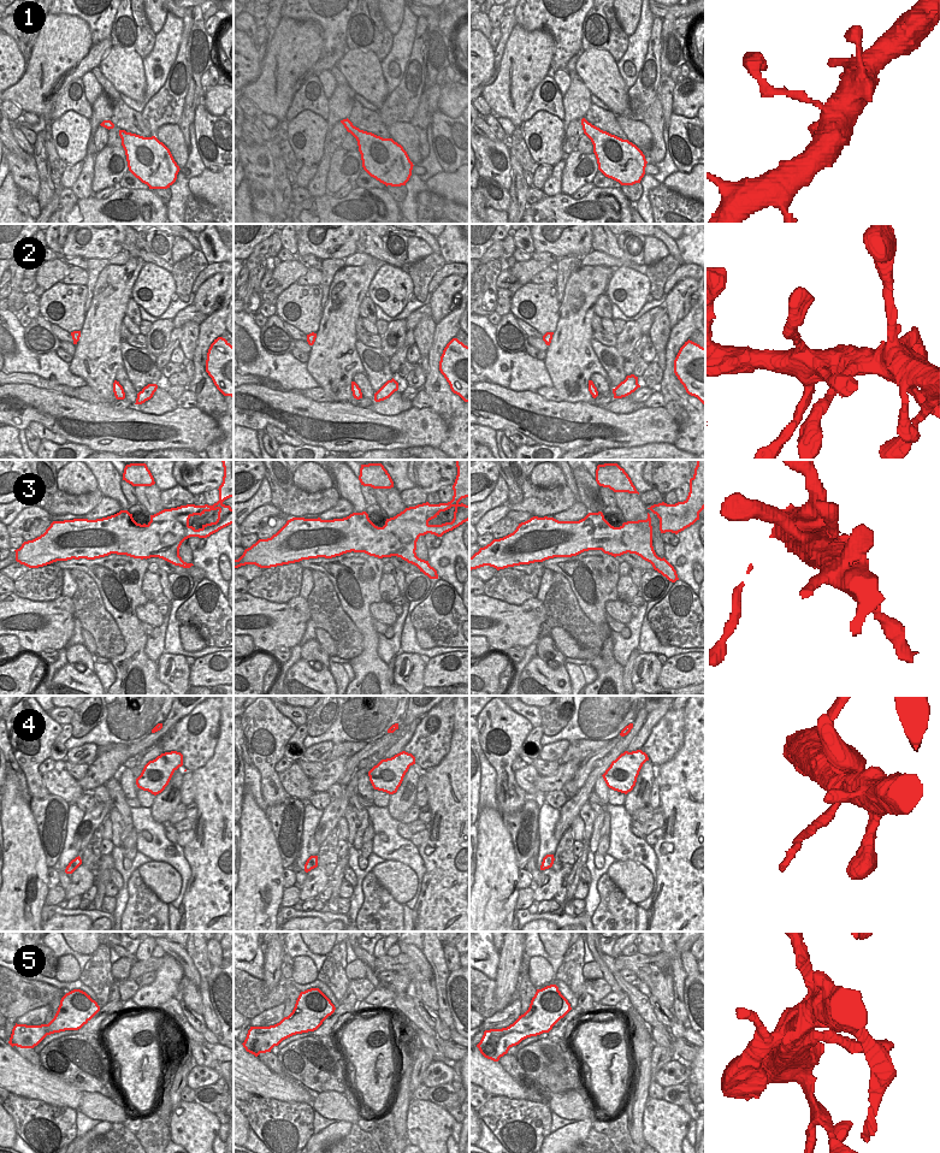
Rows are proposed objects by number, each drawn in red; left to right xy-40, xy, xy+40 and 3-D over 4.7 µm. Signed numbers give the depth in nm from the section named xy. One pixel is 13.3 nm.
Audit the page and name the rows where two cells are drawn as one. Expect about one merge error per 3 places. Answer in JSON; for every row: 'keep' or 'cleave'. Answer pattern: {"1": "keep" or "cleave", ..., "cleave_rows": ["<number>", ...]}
{"1": "keep", "2": "keep", "3": "cleave", "4": "keep", "5": "keep", "cleave_rows": ["3"]}

